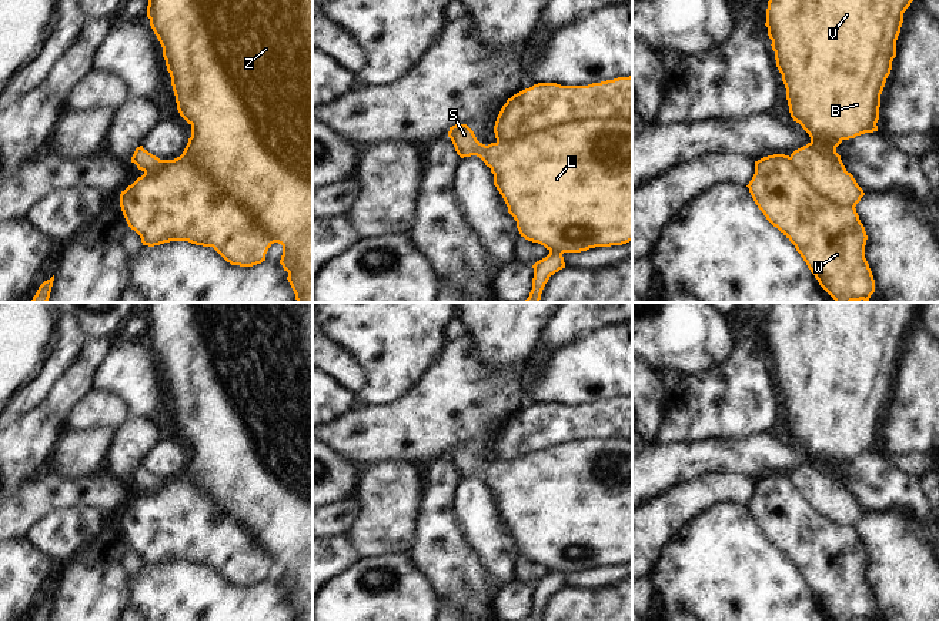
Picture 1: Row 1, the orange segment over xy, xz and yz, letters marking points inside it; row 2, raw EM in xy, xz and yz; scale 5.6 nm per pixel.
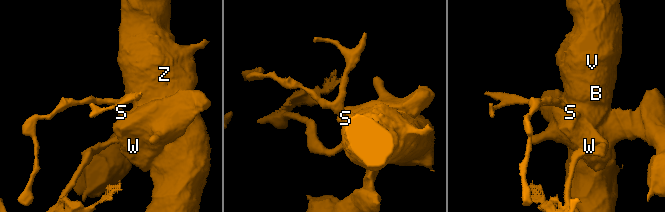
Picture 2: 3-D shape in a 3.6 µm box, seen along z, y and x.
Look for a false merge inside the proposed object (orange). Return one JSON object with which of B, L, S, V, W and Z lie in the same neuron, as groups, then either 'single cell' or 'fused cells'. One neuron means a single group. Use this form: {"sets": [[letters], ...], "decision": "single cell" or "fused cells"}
{"sets": [["B", "L", "S", "V", "Z"], ["W"]], "decision": "fused cells"}

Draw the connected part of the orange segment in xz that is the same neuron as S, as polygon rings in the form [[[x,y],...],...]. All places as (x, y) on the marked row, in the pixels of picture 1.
[[[592,118],[562,123],[515,140],[479,143],[467,124],[450,127],[457,154],[477,156],[494,174],[494,185],[502,195],[517,228],[528,241],[554,253],[581,253],[595,247],[622,245],[632,241],[632,123],[628,120]]]

